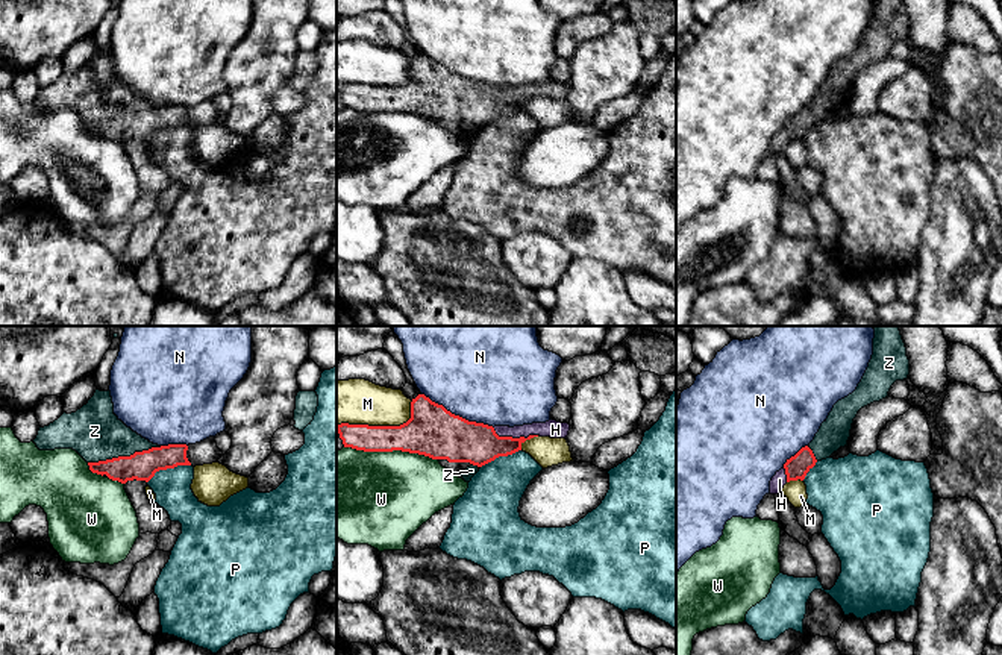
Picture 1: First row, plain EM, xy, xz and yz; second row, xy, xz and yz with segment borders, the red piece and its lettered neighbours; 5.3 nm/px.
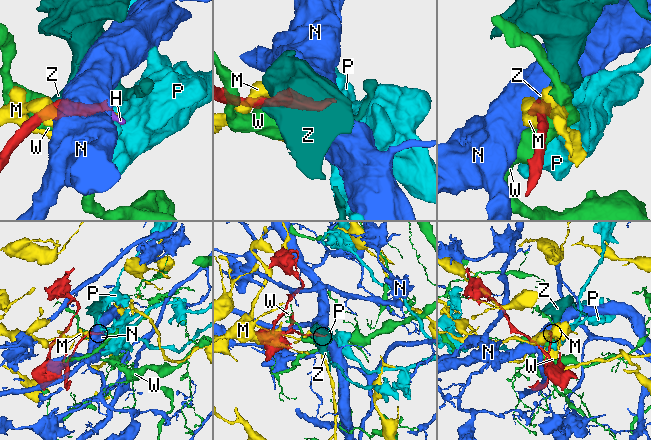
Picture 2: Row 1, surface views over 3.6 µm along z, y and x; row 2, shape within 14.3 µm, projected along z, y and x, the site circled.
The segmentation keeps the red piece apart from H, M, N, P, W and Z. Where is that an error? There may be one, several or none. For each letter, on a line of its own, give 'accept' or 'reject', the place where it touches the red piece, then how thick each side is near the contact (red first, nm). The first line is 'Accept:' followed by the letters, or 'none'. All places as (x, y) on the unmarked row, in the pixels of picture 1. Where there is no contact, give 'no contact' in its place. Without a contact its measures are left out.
Accept: H, Z
H: accept; contact xz (514, 99); calibres 220 and 100 nm
M: reject; contact xz (381, 87); calibres 240 and 240 nm
N: reject; contact xz (458, 76); calibres 280 and 440 nm
P: reject; contact xy (167, 128); calibres 160 and 190 nm
W: reject; contact xz (391, 111); calibres 280 and 480 nm
Z: accept; contact xy (125, 117); calibres 160 and 280 nm

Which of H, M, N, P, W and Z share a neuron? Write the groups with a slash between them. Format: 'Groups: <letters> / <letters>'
Groups: H Z / M / N / P / W

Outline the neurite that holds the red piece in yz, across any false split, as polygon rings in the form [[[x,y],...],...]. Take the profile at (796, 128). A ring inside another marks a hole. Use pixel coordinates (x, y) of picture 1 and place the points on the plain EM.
[[[873,0],[873,15],[856,50],[834,65],[814,100],[776,132],[770,141],[770,155],[781,153],[790,141],[803,141],[817,121],[847,106],[858,71],[888,58],[891,45],[908,35],[910,20],[903,0]]]

